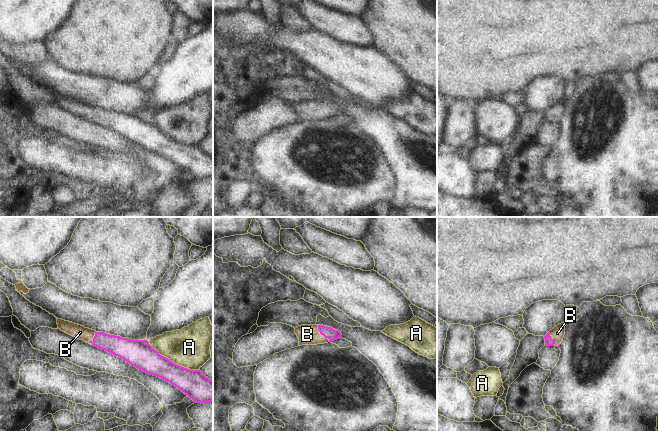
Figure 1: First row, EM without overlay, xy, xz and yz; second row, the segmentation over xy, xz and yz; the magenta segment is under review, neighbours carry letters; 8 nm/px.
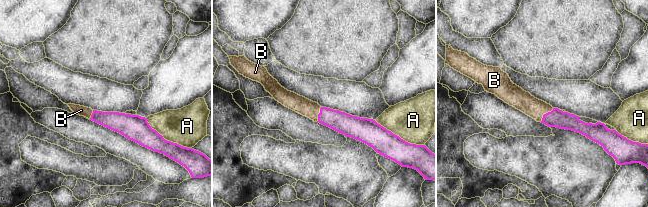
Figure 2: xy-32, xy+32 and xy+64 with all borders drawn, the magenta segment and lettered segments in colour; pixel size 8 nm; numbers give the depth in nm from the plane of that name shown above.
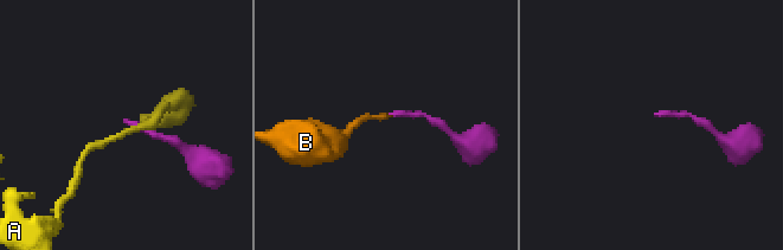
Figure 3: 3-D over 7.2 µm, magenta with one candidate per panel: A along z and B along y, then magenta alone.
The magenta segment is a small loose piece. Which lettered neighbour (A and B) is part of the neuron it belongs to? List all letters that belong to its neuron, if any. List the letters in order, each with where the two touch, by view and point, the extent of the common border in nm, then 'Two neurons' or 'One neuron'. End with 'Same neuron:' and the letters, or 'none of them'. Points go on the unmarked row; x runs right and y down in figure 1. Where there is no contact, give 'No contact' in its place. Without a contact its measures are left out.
A: Touches magenta at xy (173, 138). Shared border 480 nm. Two neurons
B: Touches magenta at xz (321, 110). Shared border 170 nm. One neuron
Same neuron: B.

